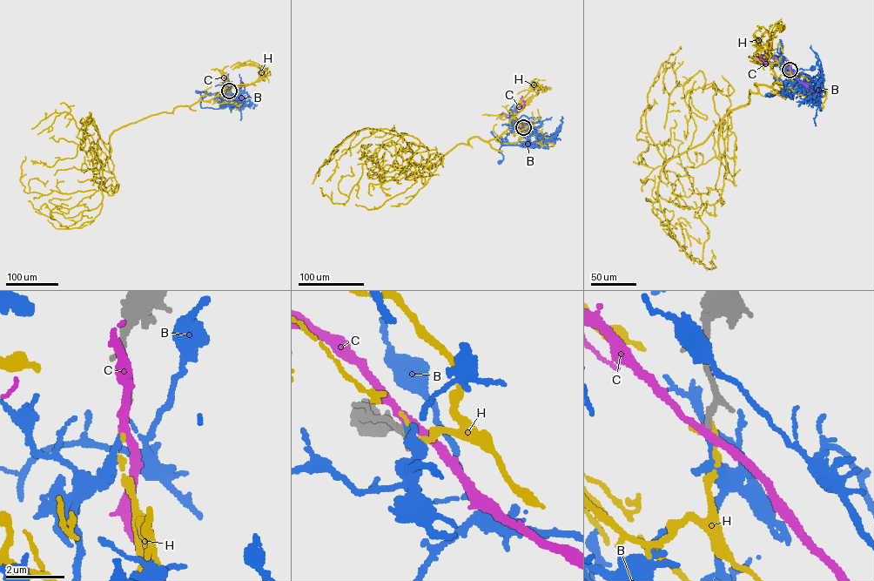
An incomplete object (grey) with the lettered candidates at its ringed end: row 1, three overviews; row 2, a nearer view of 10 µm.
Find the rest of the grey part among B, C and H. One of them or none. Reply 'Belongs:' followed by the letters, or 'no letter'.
Belongs: B

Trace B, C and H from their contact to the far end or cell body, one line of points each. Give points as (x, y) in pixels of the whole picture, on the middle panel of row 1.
B: (523, 127), (524, 132), (514, 145), (500, 146), (499, 152), (503, 159), (500, 161)
C: (523, 127), (512, 118), (522, 99), (524, 104), (521, 107)
H: (523, 127), (511, 118), (427, 166), (409, 165), (401, 133), (362, 165), (344, 205), (319, 187)

